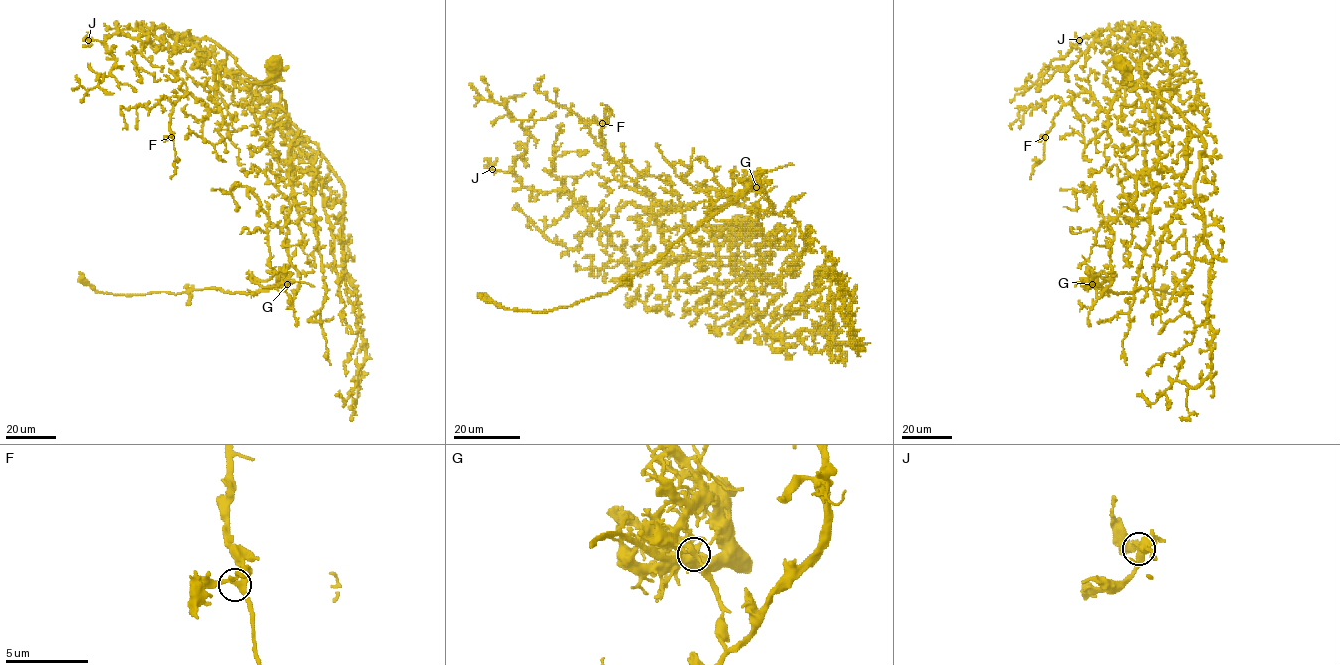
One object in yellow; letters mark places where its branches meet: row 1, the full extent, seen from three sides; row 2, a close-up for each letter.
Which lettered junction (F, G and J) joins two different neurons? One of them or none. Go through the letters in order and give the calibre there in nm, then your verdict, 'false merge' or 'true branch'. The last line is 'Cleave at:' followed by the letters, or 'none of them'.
F: calibre 240 nm; true branch
G: calibre 220 nm; false merge
J: calibre 240 nm; true branch
Cleave at: G

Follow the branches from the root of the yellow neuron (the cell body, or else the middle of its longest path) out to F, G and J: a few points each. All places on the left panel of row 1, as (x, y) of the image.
F: (272, 64), (248, 81), (269, 91), (222, 75), (210, 92), (217, 111), (185, 93), (171, 137)
G: (272, 64), (264, 80), (248, 81), (276, 87), (297, 129), (286, 224), (300, 278), (294, 298), (287, 284)
J: (272, 64), (264, 80), (248, 81), (267, 91), (228, 52), (188, 32), (165, 48), (121, 34), (88, 40)

